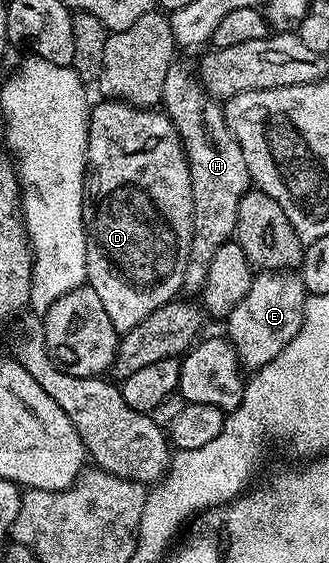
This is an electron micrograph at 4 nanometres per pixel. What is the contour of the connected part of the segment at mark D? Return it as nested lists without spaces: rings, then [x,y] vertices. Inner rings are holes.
[[[99,100],[99,103],[96,101],[92,105],[91,119],[87,129],[87,173],[85,175],[83,224],[87,228],[87,282],[92,290],[97,292],[106,315],[112,321],[113,328],[119,332],[137,328],[137,324],[141,324],[141,320],[145,320],[145,316],[149,316],[149,312],[157,312],[157,308],[172,301],[182,291],[183,277],[193,240],[193,184],[179,134],[162,109],[131,106],[128,102],[114,100]]]

